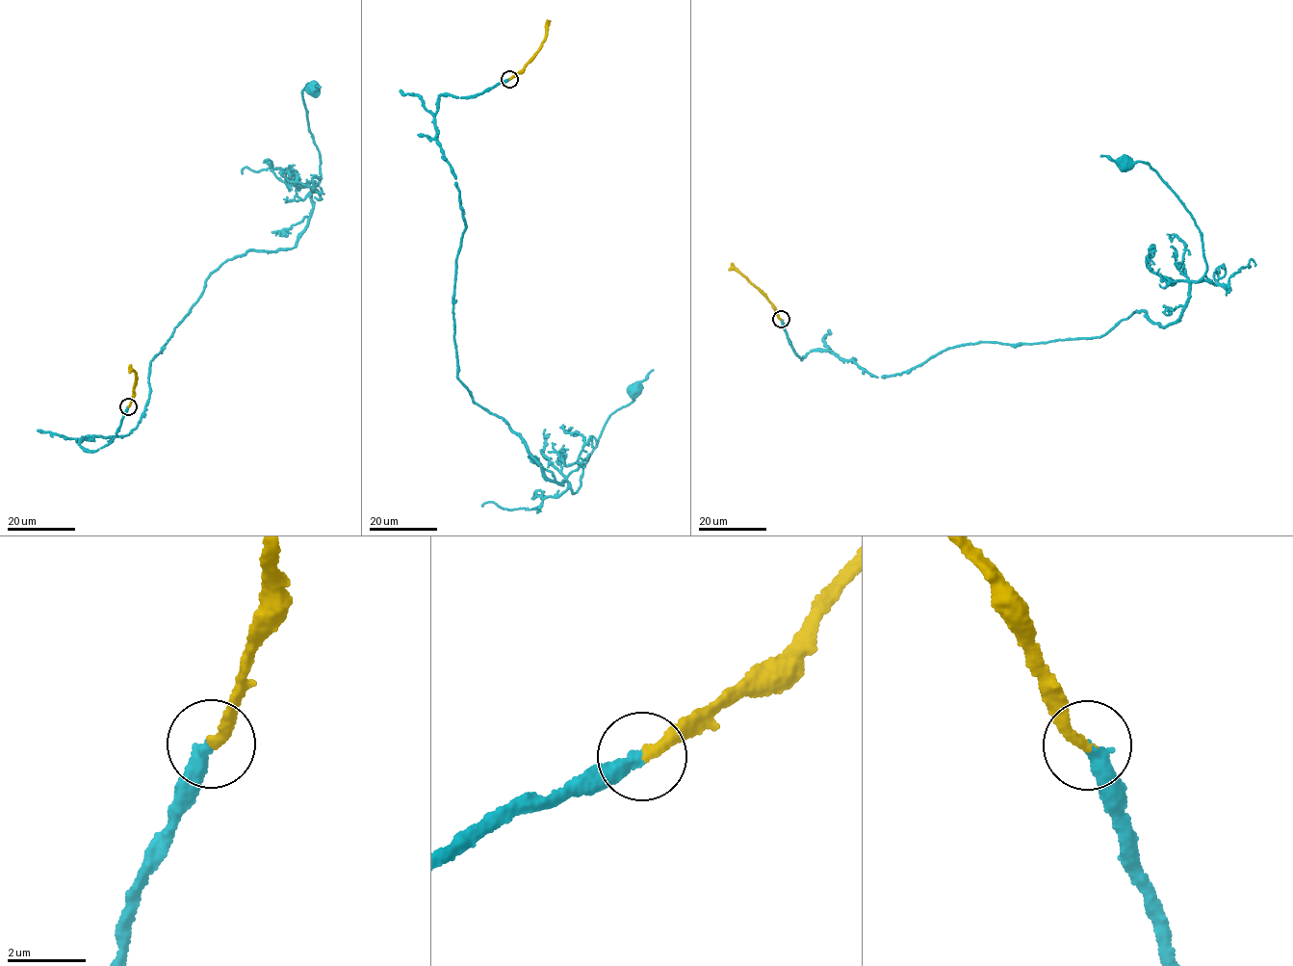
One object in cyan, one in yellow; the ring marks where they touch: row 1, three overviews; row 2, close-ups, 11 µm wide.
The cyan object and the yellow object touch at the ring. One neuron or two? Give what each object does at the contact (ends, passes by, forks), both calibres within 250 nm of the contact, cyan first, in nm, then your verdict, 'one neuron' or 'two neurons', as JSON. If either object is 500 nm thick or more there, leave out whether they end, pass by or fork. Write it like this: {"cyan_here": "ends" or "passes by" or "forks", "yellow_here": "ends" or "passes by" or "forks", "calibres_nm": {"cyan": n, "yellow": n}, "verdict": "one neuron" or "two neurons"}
{"cyan_here": "ends", "yellow_here": "ends", "calibres_nm": {"cyan": 340, "yellow": 280}, "verdict": "one neuron"}

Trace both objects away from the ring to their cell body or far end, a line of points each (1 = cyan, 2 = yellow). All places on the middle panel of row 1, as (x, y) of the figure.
1: (509, 79), (439, 94), (434, 118), (466, 225), (452, 304), (458, 379), (573, 493), (605, 424), (634, 391)
2: (509, 79), (522, 70), (540, 46), (547, 20)

